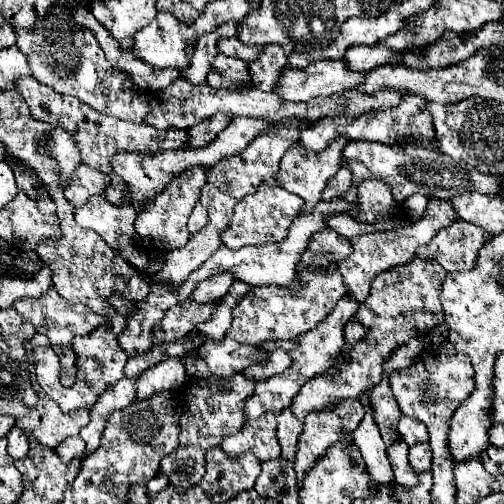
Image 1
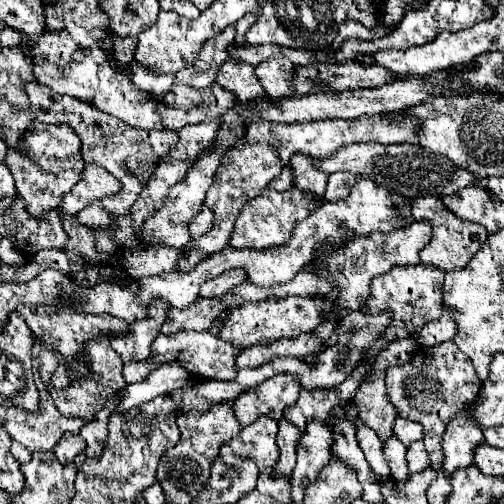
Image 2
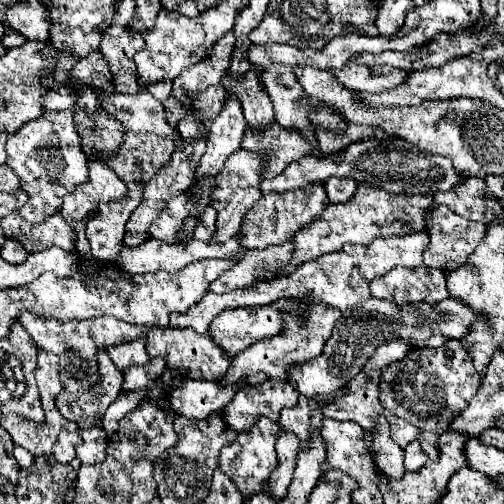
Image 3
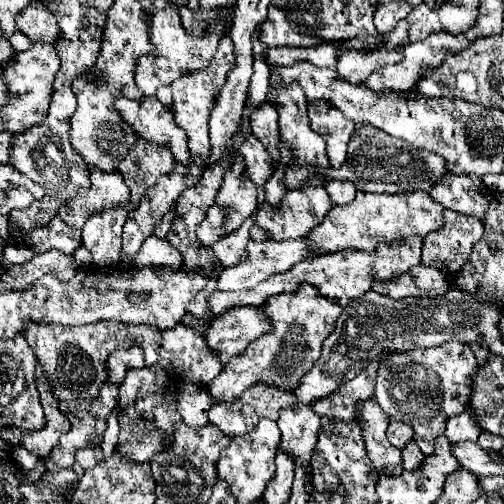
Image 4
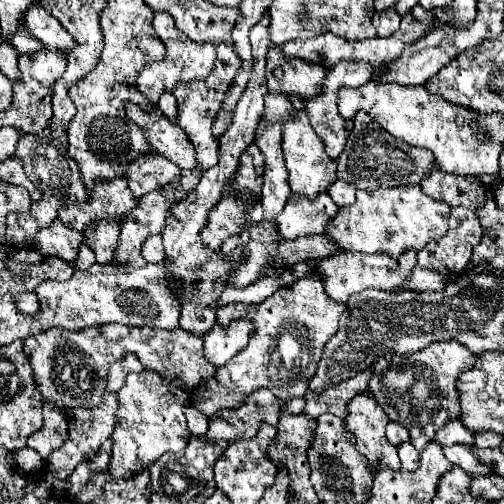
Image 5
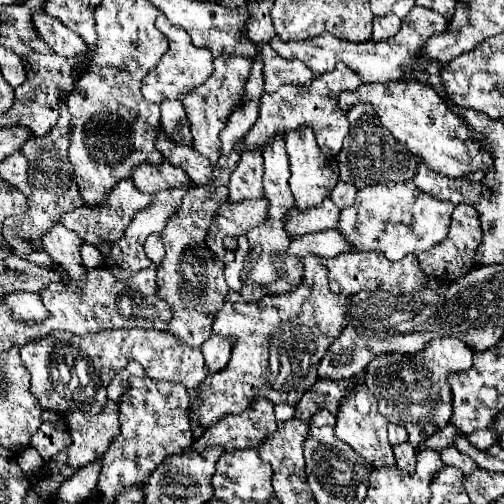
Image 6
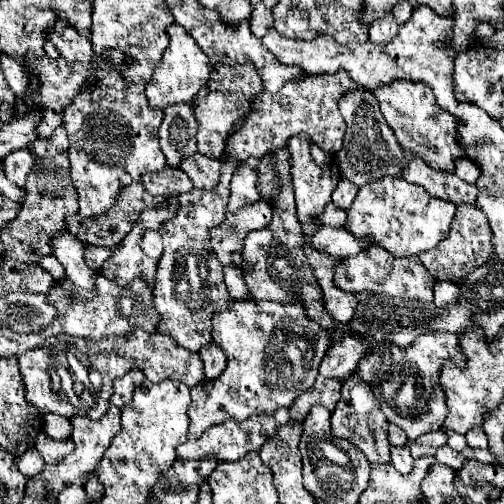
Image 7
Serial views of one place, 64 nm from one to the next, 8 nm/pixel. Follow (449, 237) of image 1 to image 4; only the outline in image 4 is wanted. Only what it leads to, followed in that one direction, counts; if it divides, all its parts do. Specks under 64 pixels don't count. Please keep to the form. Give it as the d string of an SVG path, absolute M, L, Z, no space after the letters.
M446 210L444 226L424 238L422 264L440 268L448 278L454 278L466 264L476 242L482 238L482 232L482 222L476 220L476 216Z

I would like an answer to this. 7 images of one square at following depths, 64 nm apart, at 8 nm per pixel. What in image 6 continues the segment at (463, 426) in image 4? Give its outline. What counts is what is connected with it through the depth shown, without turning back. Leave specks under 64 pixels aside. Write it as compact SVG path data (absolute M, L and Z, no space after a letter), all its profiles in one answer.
M446 424L446 428L442 428L440 432L434 432L420 448L416 448L416 452L422 452L422 450L436 450L436 452L438 452L438 450L450 446L458 434L460 434L460 432L458 432L456 426Z

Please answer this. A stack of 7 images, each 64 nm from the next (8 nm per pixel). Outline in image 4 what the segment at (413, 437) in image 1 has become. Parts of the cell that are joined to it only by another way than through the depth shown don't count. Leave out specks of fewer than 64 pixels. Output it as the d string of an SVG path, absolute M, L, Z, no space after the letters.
M396 420L390 422L388 432L386 432L388 440L390 440L392 446L396 446L396 448L404 448L404 444L412 440L412 434L414 434L414 432L412 432L412 428L410 428L408 424L404 424L404 422L396 422Z

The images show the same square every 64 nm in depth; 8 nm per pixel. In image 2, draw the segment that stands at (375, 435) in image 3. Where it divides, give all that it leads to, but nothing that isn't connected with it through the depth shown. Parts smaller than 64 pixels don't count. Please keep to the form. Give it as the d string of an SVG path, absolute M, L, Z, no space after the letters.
M390 436L384 444L384 458L392 470L392 478L394 480L406 480L408 476L408 466L406 466L406 446L402 442L398 442L394 436Z

